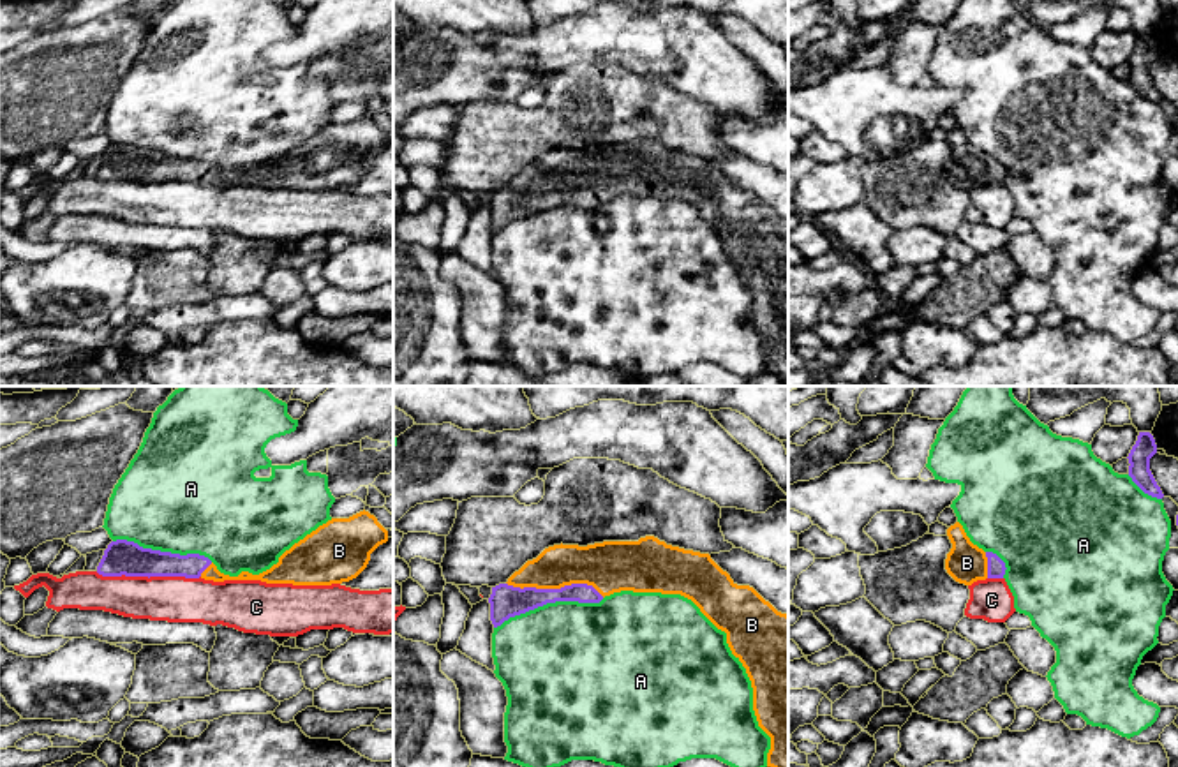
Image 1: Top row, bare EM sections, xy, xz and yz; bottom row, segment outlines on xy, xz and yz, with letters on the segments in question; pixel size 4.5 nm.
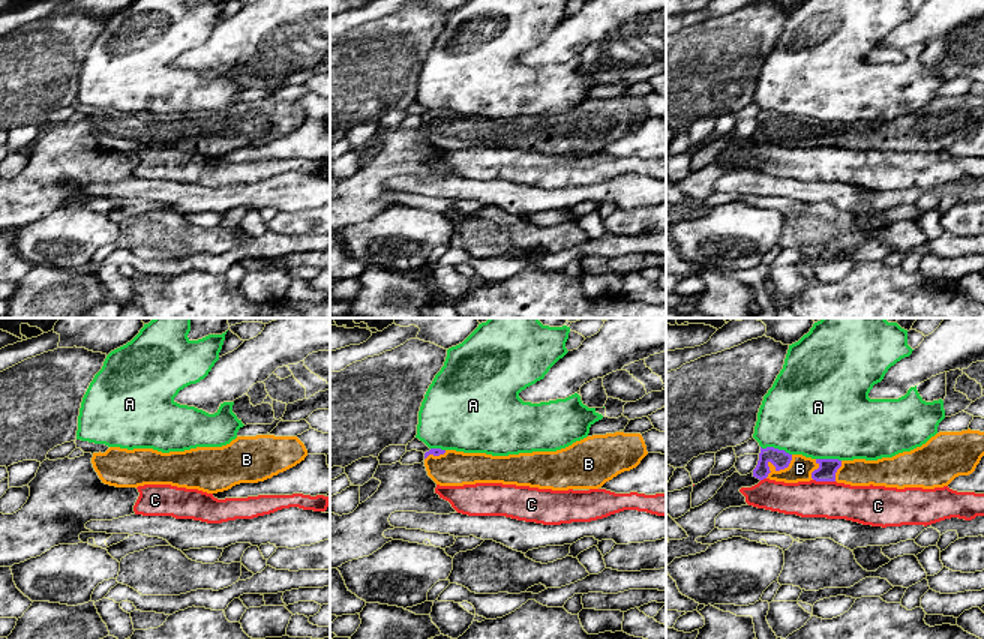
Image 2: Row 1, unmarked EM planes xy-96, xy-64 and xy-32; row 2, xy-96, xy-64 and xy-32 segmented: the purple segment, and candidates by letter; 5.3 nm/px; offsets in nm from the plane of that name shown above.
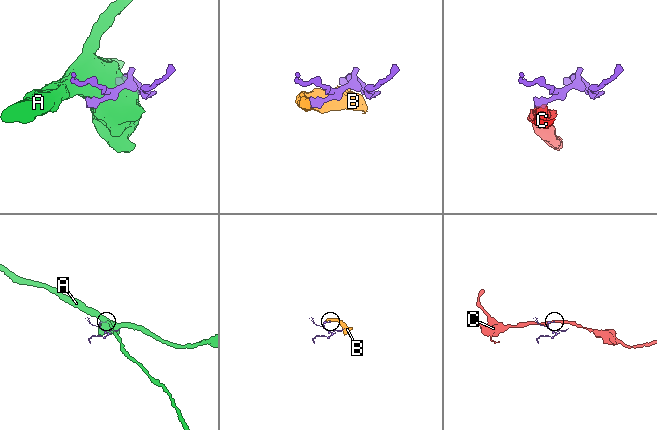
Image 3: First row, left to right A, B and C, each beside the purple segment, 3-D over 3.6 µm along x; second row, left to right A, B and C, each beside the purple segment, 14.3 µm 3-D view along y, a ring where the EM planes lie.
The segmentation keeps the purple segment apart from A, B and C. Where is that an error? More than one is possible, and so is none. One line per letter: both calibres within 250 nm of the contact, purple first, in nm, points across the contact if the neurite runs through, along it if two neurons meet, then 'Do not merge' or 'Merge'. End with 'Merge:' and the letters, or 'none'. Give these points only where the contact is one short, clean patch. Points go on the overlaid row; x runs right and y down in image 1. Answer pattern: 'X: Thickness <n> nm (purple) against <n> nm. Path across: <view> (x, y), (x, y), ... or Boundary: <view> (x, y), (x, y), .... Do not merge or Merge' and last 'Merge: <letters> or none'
A: Thickness 150 nm (purple) against 480 nm. Do not merge
B: Thickness 150 nm (purple) against 220 nm. Path across: xz (506, 602), (526, 589), (556, 589), (572, 573), (605, 566). Merge
C: Thickness 160 nm (purple) against 200 nm. Boundary: xy (96, 572), (103, 575), (200, 577). Do not merge
Merge: B

